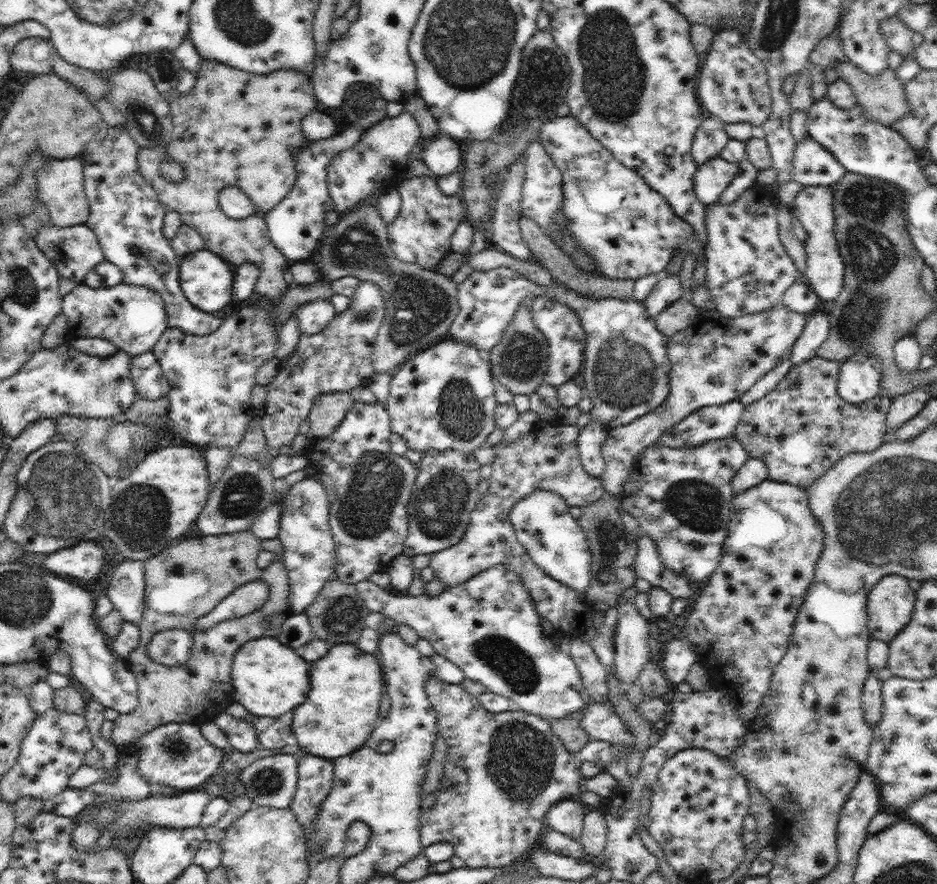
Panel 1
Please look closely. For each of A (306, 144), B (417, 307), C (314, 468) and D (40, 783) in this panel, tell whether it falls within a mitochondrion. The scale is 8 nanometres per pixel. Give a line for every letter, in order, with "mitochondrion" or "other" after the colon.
A: other
B: mitochondrion
C: other
D: other

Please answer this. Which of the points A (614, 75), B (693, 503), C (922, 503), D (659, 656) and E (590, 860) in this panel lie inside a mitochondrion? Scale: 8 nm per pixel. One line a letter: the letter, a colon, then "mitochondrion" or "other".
A: mitochondrion
B: mitochondrion
C: mitochondrion
D: other
E: other

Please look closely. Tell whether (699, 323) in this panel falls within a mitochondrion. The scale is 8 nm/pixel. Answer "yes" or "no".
no

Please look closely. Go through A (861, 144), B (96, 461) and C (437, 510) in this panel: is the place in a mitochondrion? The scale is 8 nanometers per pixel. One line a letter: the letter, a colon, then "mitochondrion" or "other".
A: mitochondrion
B: mitochondrion
C: mitochondrion

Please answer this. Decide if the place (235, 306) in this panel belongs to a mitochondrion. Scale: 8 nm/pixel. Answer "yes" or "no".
no

